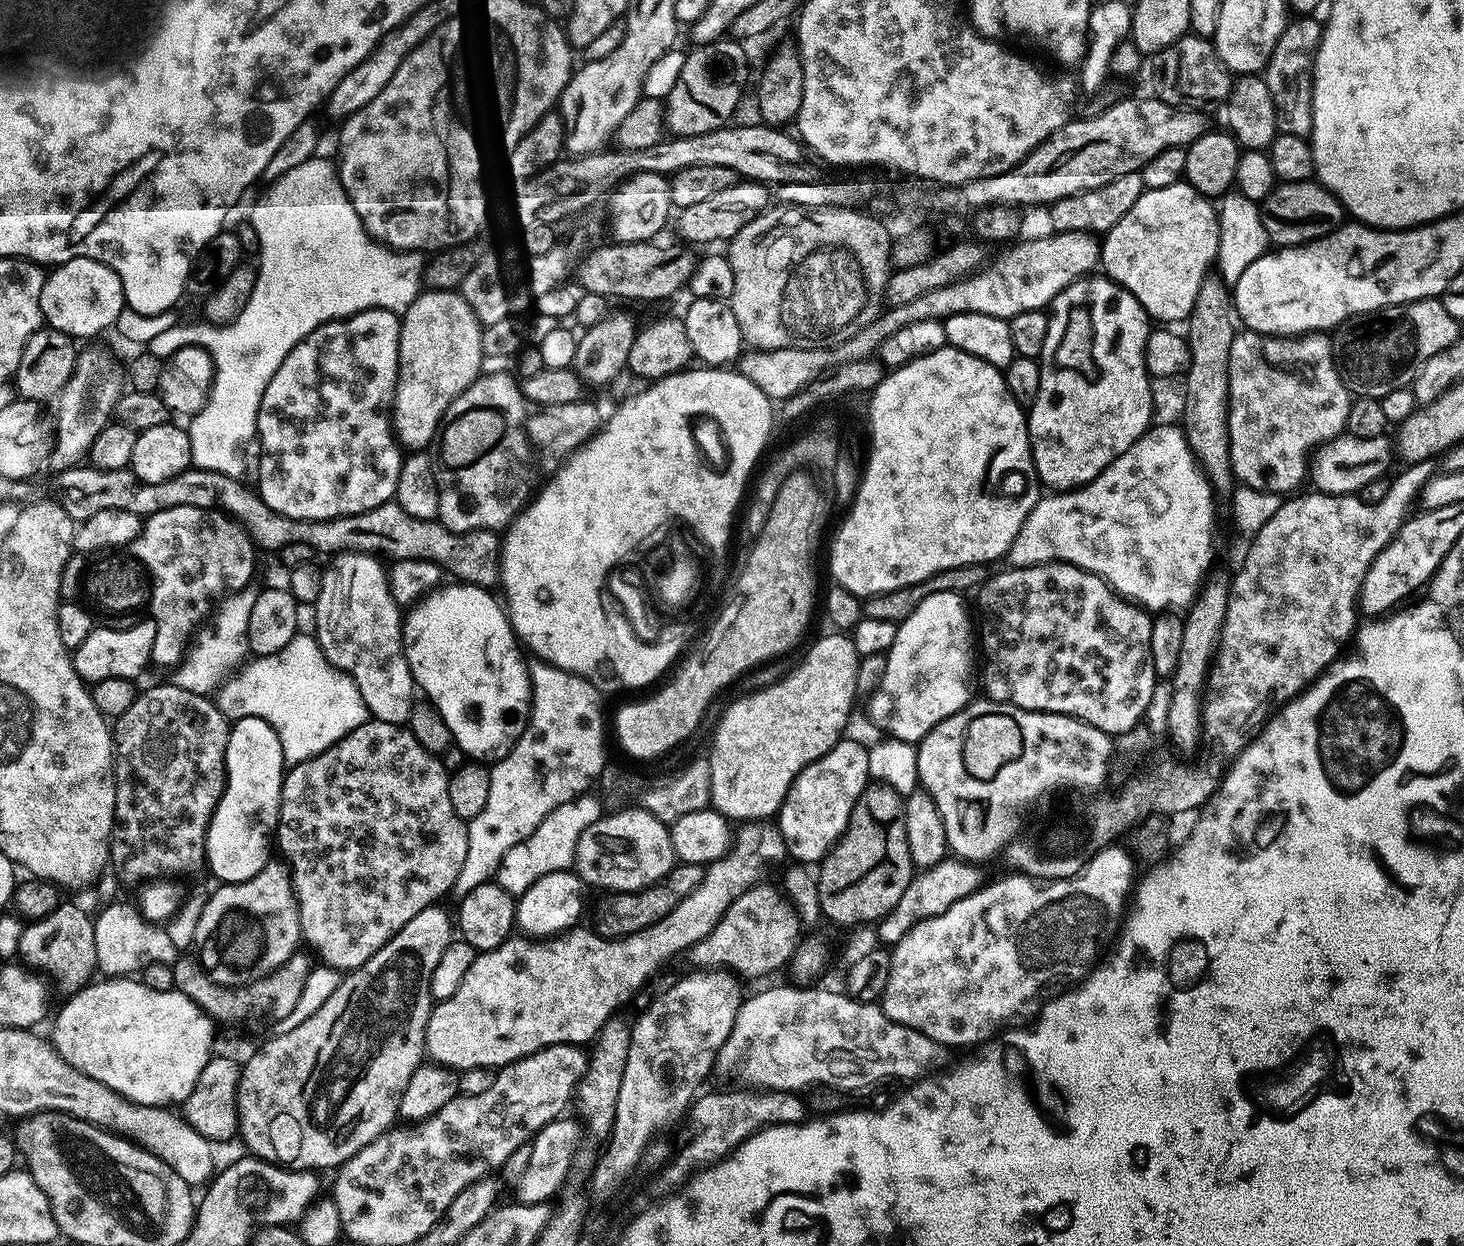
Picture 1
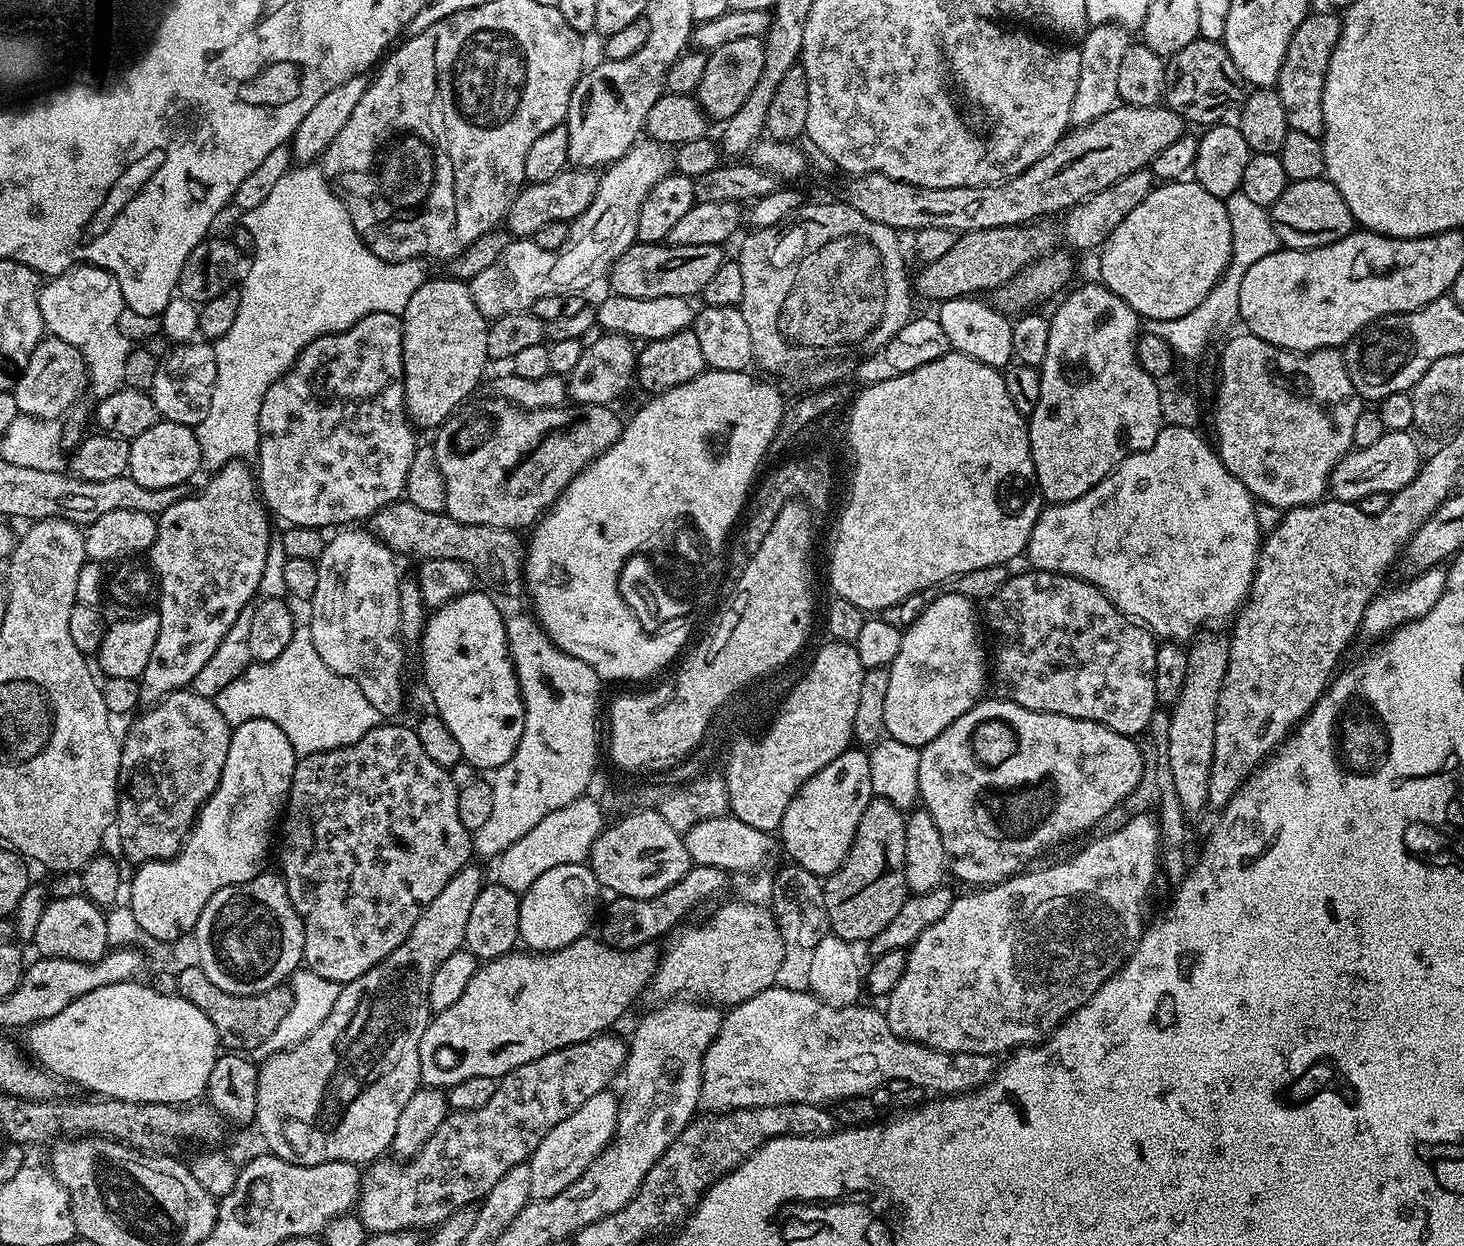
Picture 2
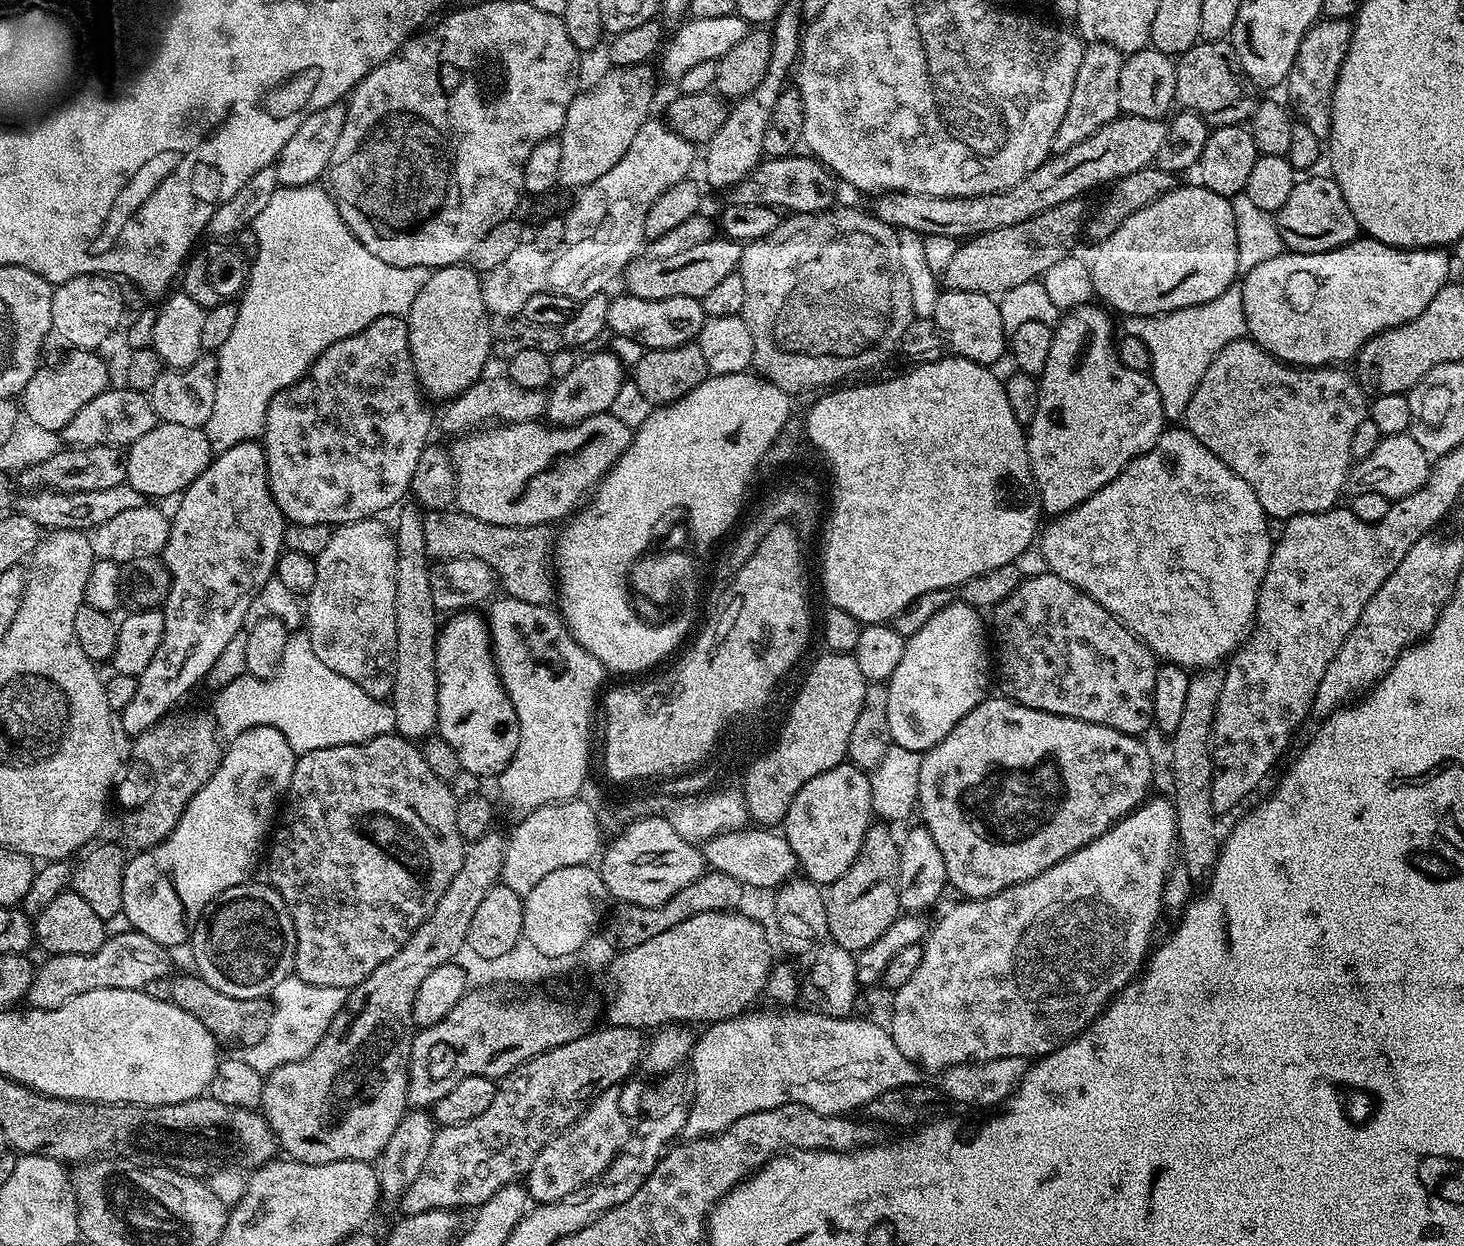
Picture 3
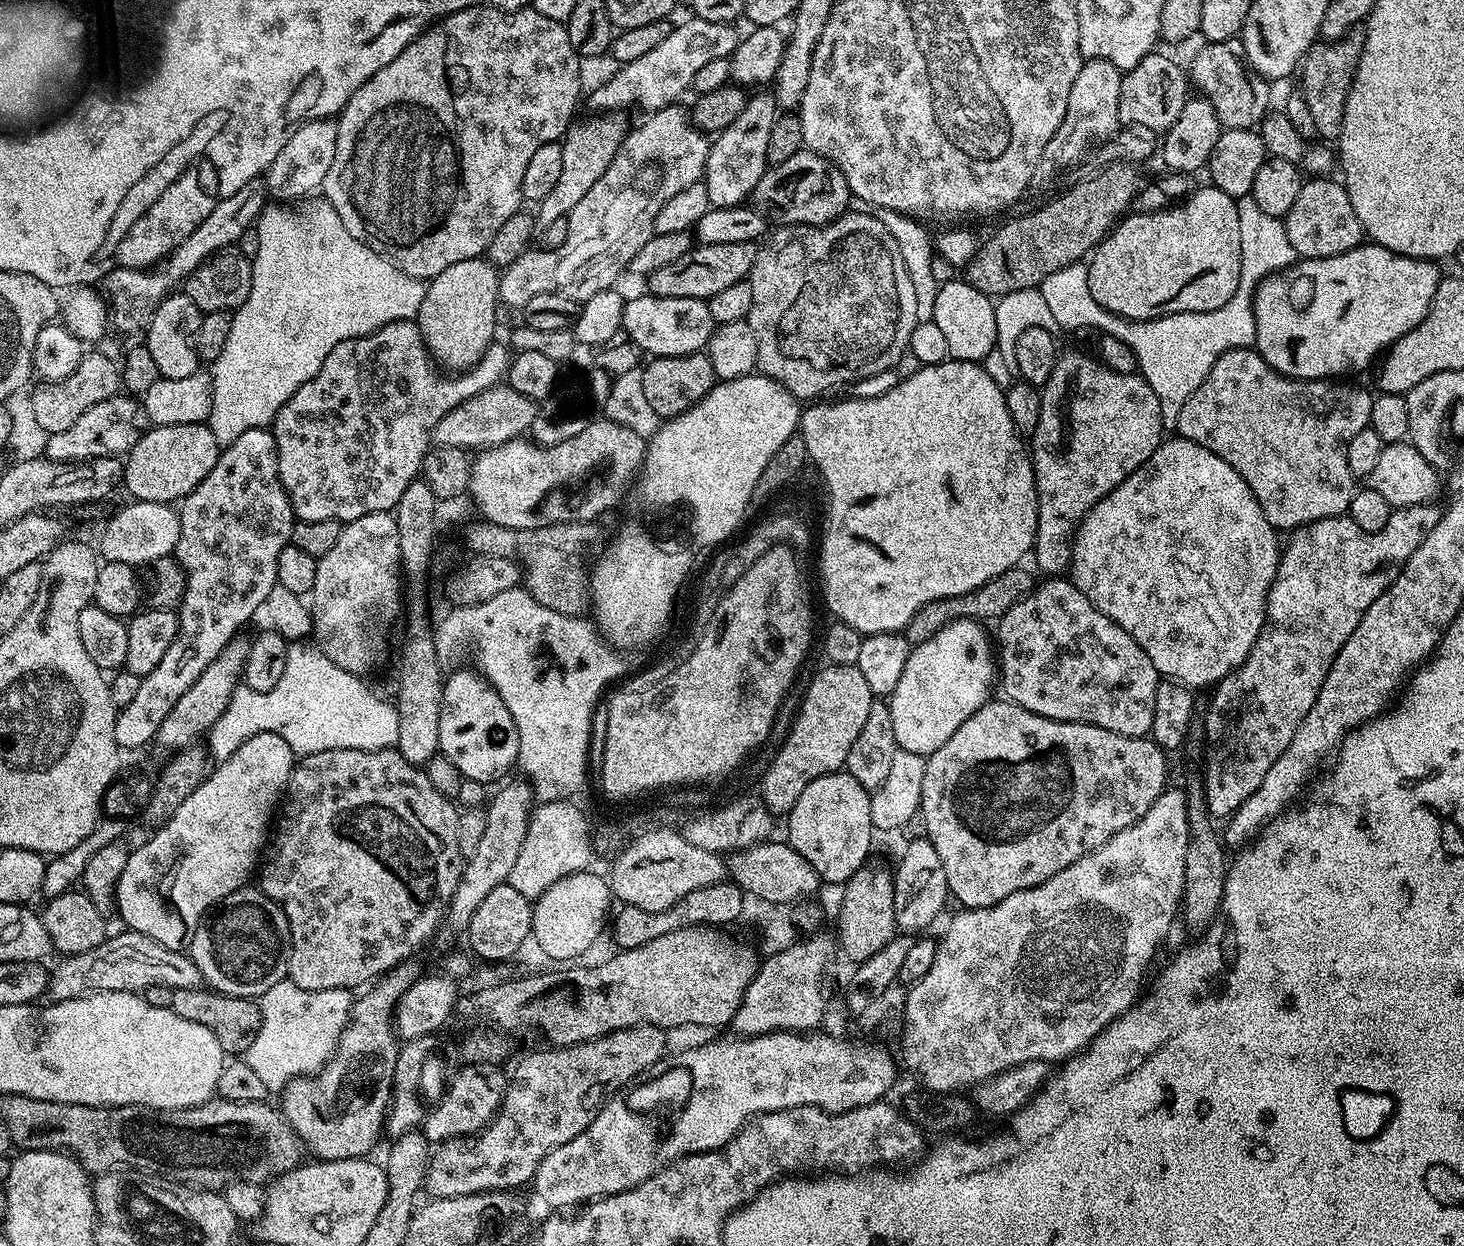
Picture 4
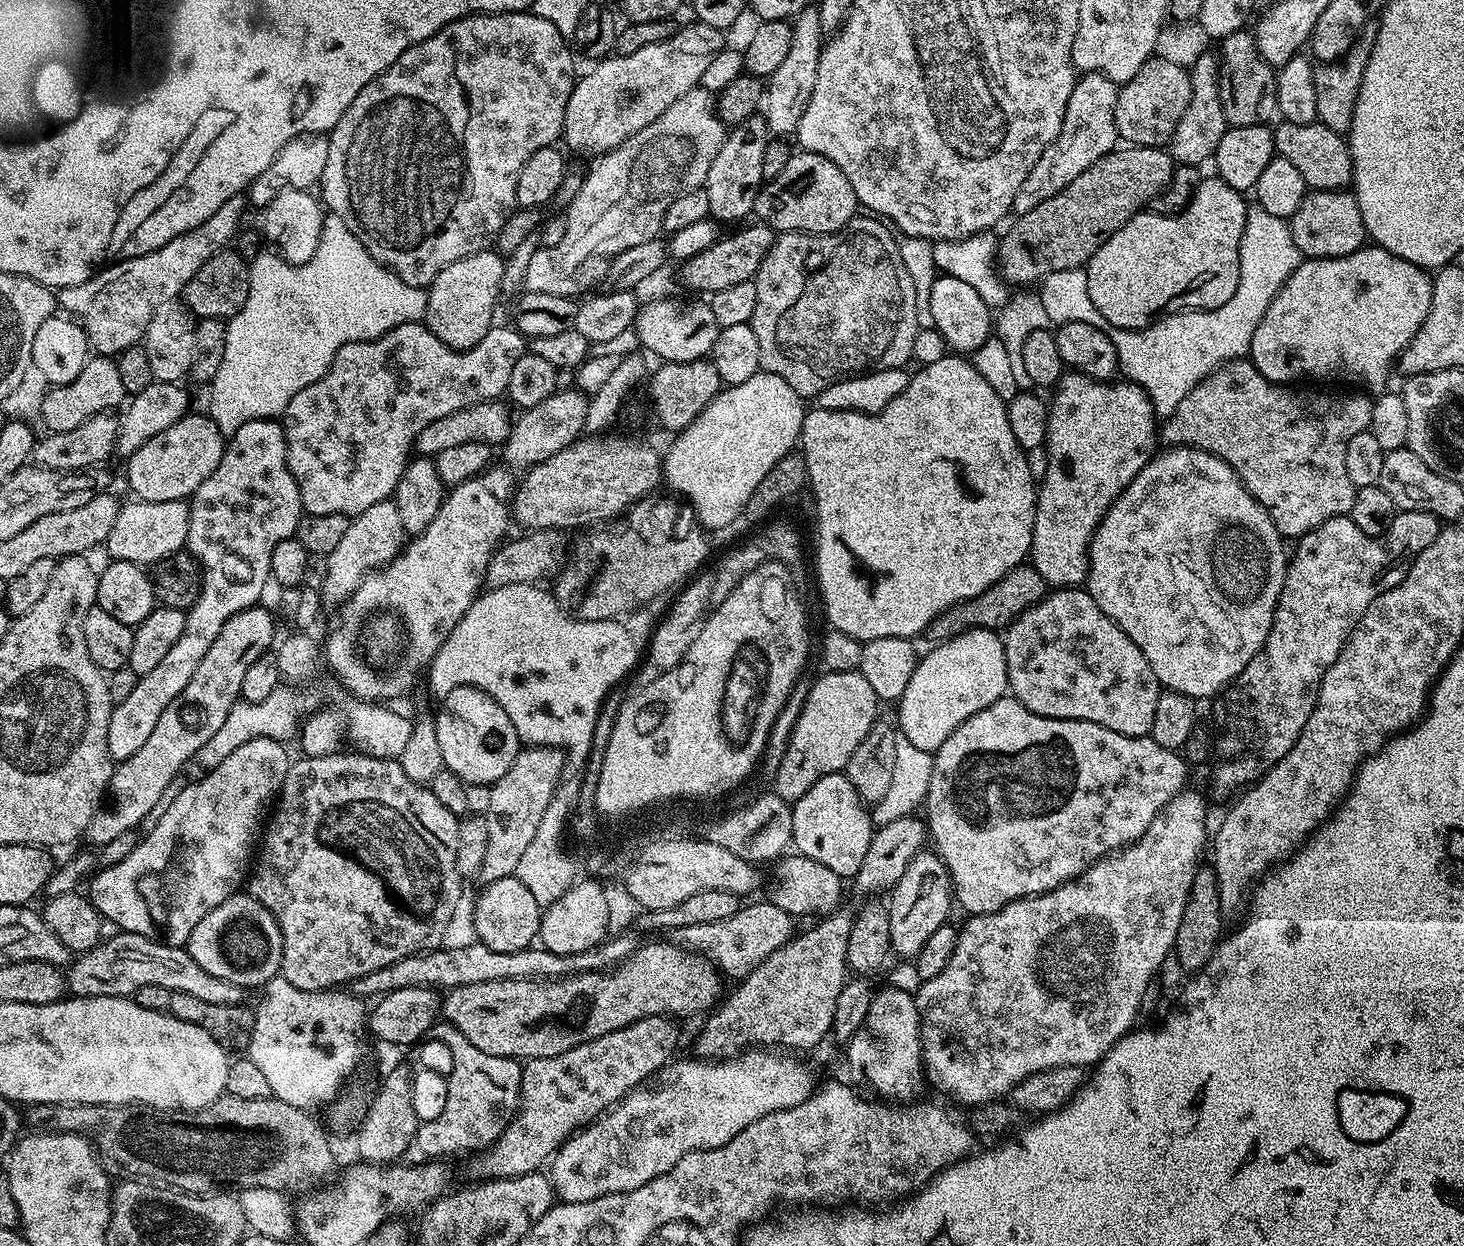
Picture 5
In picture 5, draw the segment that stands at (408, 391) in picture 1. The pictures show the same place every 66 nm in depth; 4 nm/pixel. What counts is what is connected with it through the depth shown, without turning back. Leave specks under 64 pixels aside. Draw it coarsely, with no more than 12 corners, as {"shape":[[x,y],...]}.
{"shape":[[475,252],[427,289],[423,323],[469,348],[493,327],[505,257]]}

